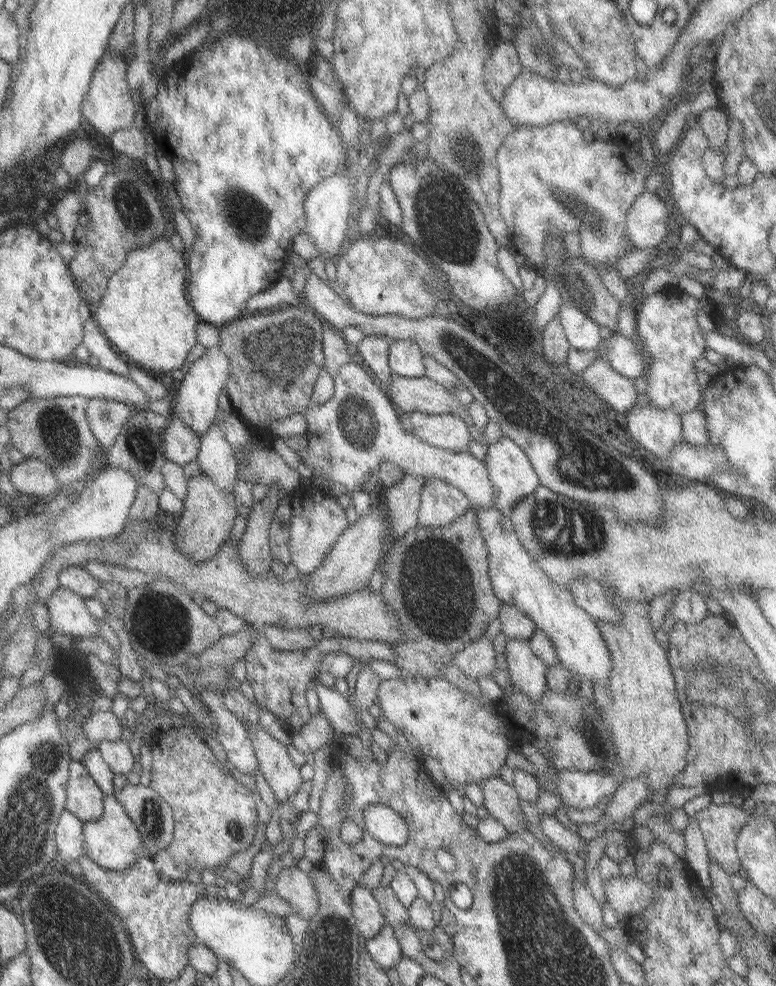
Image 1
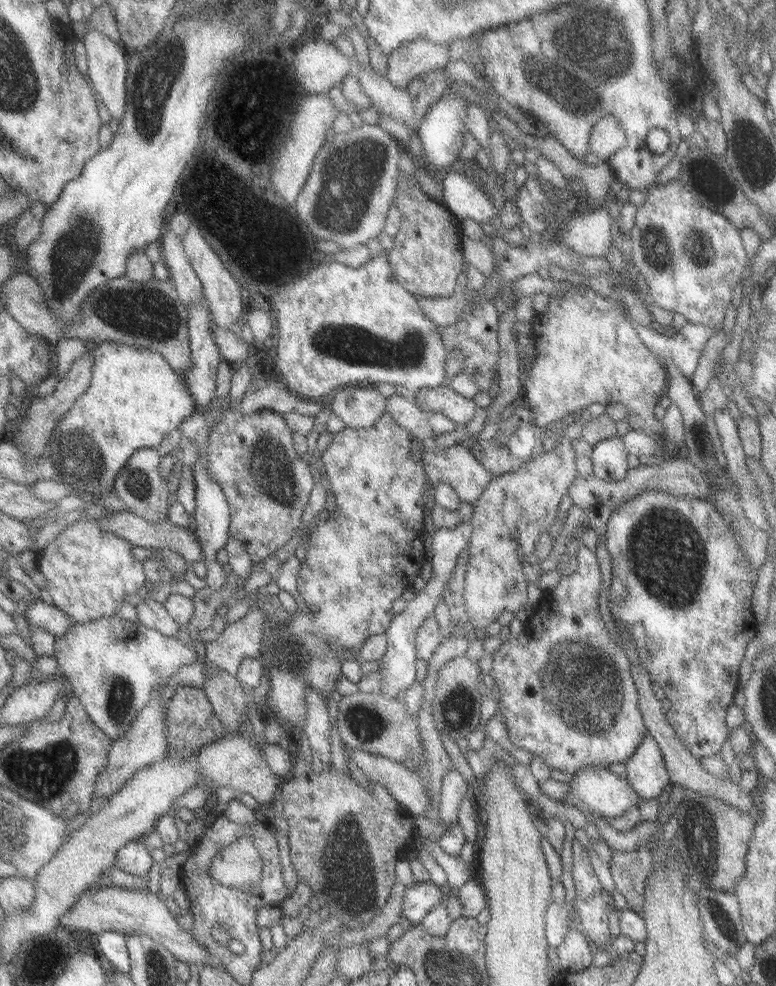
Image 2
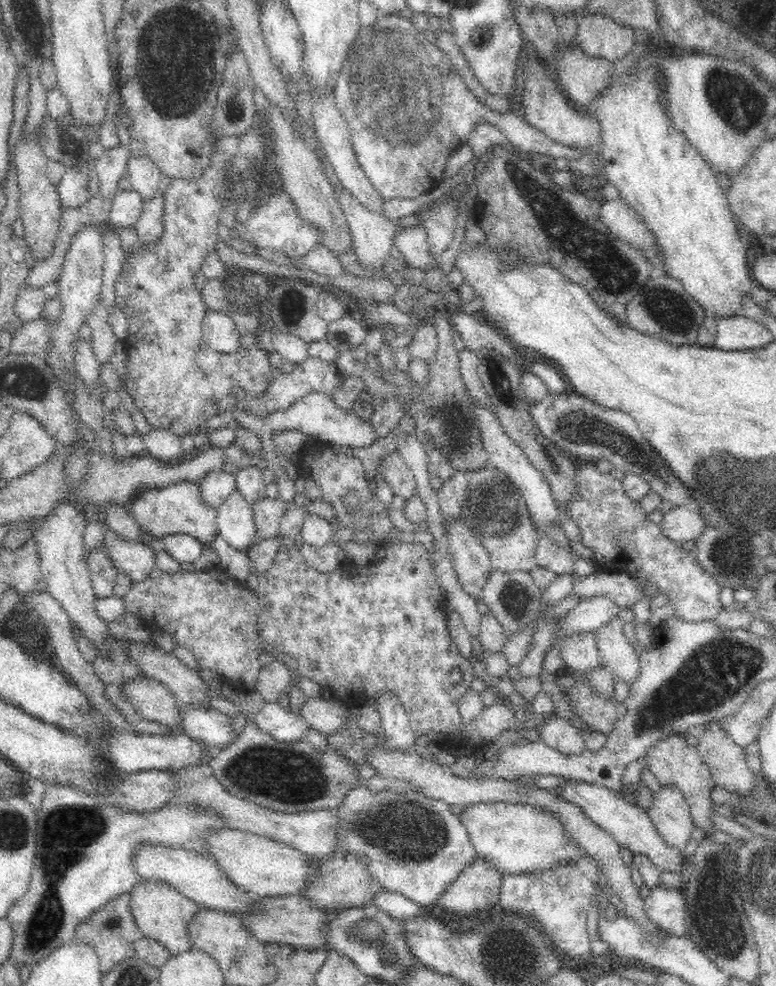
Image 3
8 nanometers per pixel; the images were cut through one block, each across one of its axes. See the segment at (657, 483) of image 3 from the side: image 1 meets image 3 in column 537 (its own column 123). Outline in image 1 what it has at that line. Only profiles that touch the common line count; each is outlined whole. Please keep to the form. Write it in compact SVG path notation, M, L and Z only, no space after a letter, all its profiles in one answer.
M92 399L87 403L85 416L98 445L110 448L120 429L130 421L133 407L109 399Z

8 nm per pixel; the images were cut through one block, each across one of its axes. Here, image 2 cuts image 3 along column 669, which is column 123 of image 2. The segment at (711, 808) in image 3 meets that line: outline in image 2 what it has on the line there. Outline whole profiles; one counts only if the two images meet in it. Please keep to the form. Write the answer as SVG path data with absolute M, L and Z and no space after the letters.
M156 687L156 689L151 690L150 701L146 703L144 708L138 711L138 714L130 723L130 728L128 728L126 734L118 738L109 748L106 768L102 770L101 774L98 774L98 778L94 782L92 798L110 798L136 772L164 759L164 756L167 754L166 748L168 748L168 739L166 739L167 709L162 706L160 689L161 687Z

